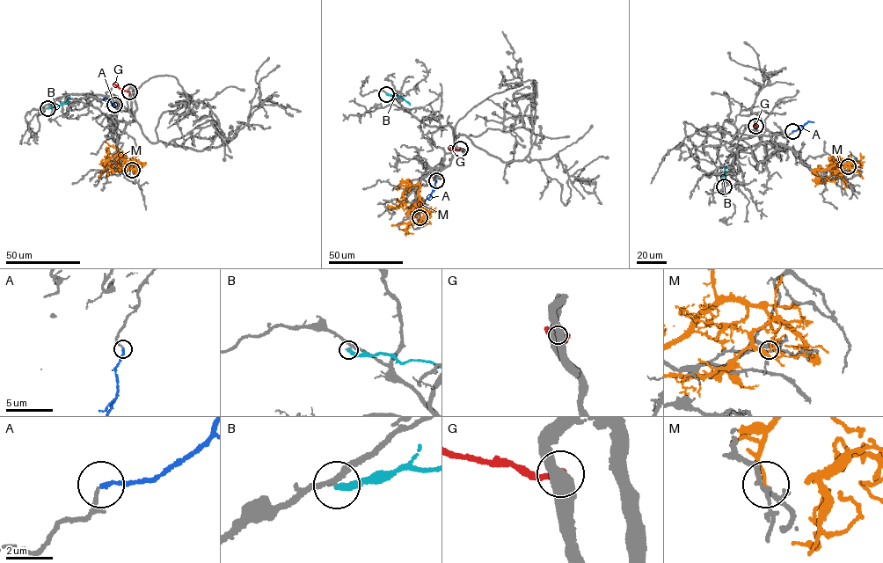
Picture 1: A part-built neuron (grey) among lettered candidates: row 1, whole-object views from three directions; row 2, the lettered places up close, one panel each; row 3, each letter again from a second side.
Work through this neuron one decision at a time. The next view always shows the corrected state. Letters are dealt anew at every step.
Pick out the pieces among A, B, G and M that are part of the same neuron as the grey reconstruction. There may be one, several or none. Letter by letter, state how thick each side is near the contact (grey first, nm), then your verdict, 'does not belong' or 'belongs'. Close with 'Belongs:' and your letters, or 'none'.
A: calibres 100 and 160 nm; belongs
B: calibres 180 and 280 nm; does not belong
G: calibres 550 and 280 nm; does not belong
M: calibres 160 and 130 nm; does not belong
Belongs: A

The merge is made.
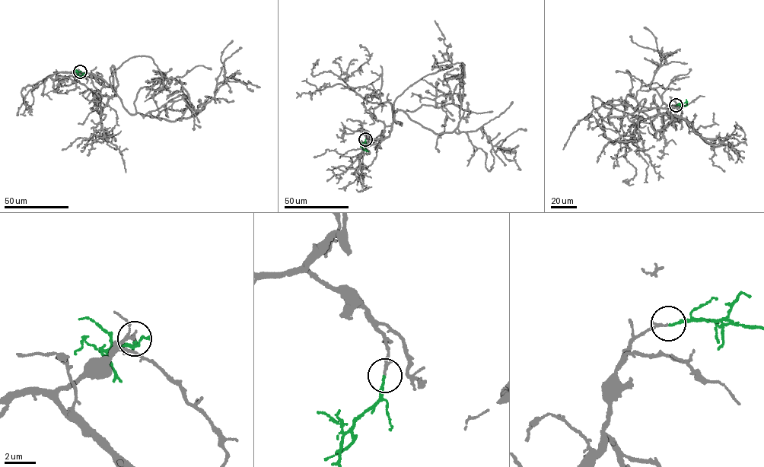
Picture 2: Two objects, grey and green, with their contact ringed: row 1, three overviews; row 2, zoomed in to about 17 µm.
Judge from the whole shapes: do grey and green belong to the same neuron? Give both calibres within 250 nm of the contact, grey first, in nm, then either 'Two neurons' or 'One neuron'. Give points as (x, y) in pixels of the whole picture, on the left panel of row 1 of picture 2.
Thickness 160 nm (grey) against 140 nm. One neuron

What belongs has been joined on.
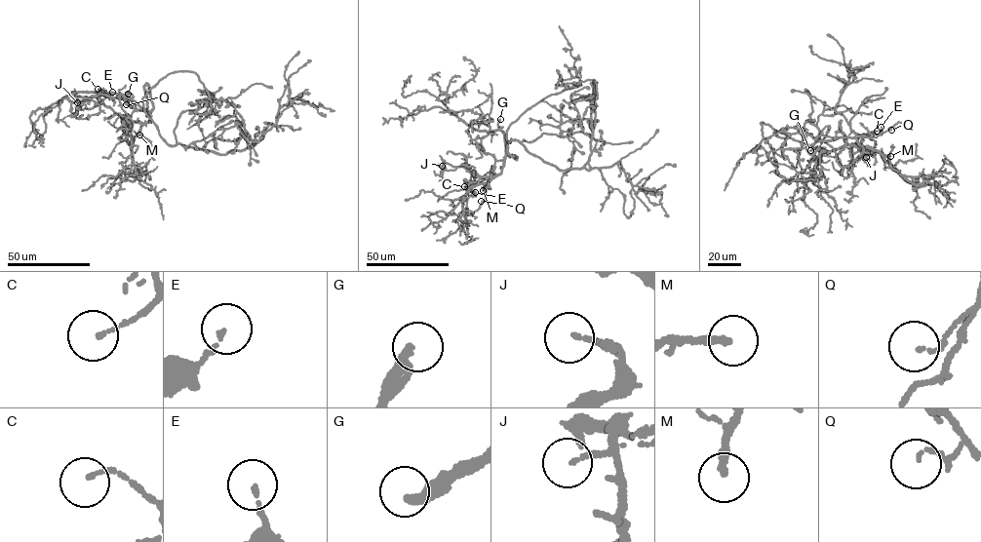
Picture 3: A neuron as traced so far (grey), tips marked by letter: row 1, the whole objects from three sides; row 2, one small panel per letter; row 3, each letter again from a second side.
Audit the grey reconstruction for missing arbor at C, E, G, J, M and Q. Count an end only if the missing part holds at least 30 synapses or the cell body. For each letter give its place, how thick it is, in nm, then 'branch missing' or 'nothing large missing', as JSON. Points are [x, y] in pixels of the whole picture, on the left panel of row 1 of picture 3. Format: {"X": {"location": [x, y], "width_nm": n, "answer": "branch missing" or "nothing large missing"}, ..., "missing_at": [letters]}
{"C": {"location": [98, 89], "width_nm": 100, "answer": "nothing large missing"}, "E": {"location": [112, 92], "width_nm": 140, "answer": "nothing large missing"}, "G": {"location": [128, 94], "width_nm": 360, "answer": "branch missing"}, "J": {"location": [77, 102], "width_nm": 140, "answer": "branch missing"}, "M": {"location": [139, 135], "width_nm": 220, "answer": "branch missing"}, "Q": {"location": [126, 104], "width_nm": 90, "answer": "nothing large missing"}, "missing_at": ["G", "J", "M"]}

